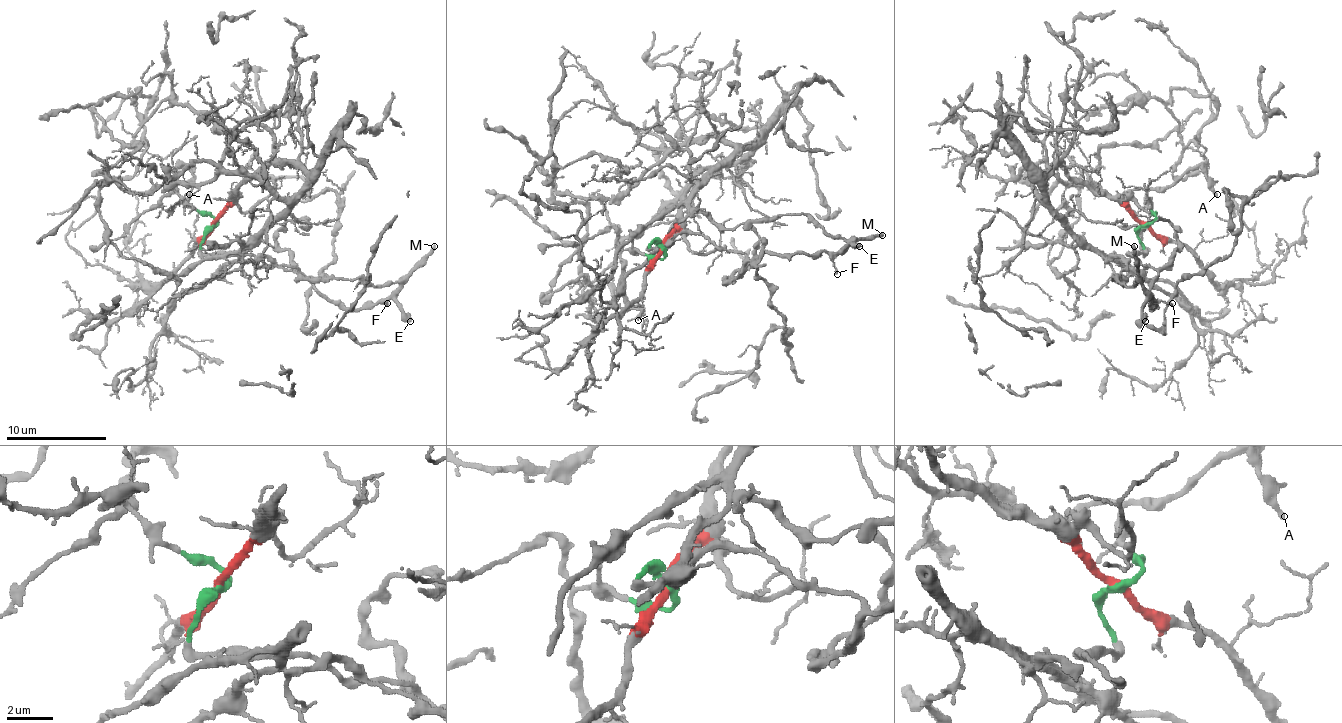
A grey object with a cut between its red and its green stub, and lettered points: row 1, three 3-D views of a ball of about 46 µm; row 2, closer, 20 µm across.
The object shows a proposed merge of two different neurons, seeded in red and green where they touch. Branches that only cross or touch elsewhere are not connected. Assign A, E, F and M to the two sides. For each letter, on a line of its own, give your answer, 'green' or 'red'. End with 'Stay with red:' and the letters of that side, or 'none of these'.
A: green
E: green
F: green
M: green
Stay with red: none of these

